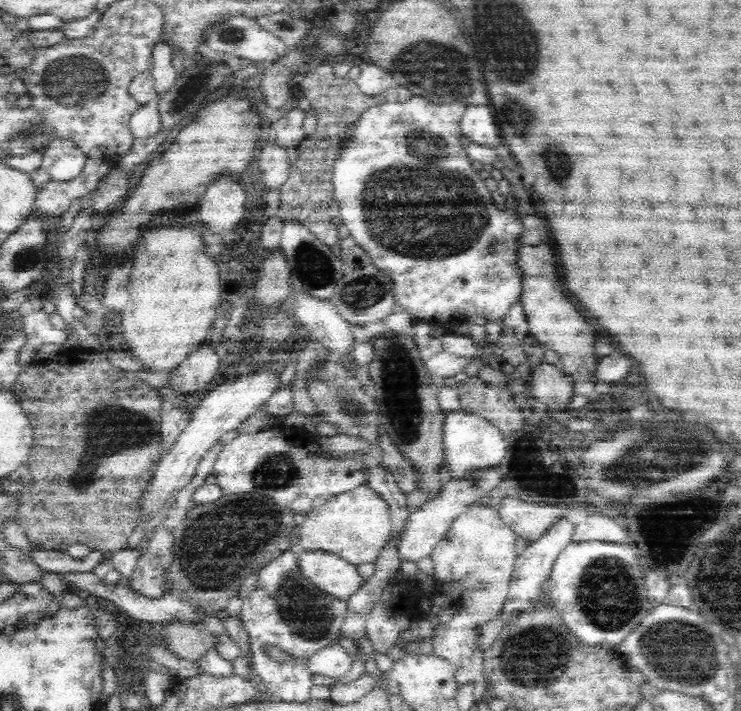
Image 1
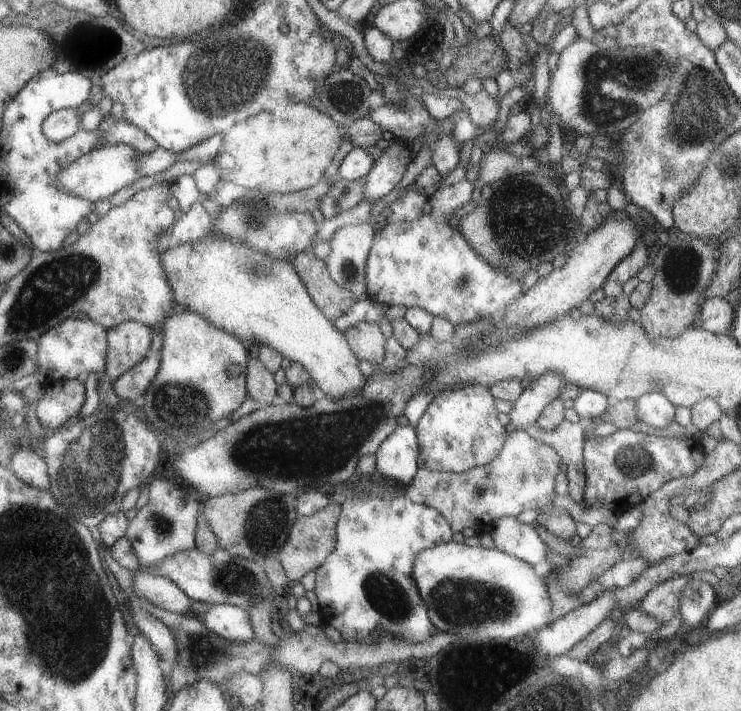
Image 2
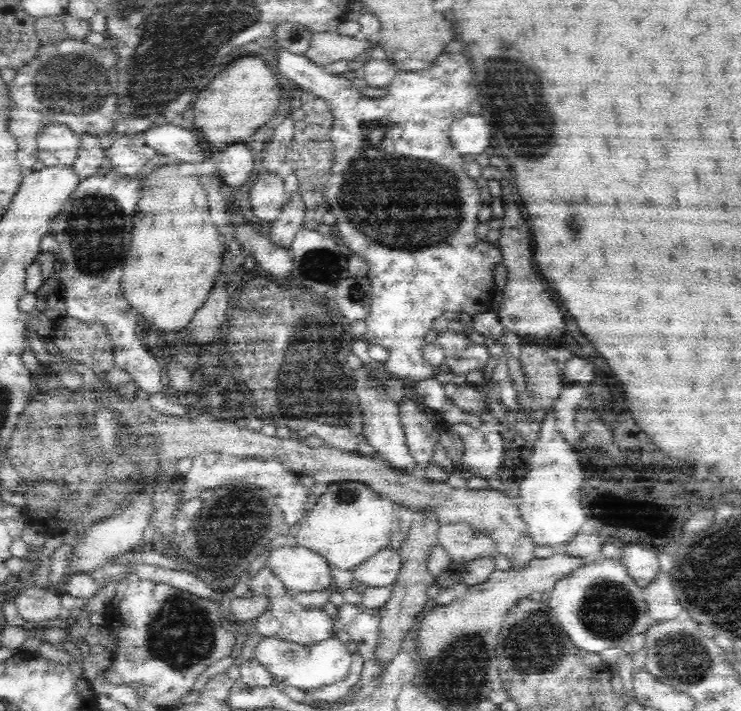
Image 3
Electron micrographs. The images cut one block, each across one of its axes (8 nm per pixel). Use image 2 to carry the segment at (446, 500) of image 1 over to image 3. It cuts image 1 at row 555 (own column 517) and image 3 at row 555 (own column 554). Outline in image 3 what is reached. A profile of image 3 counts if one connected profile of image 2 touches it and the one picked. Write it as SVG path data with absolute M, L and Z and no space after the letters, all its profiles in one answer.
M386 547L371 556L366 562L352 570L352 582L362 584L364 592L367 588L391 588L400 574L400 555L394 549Z

